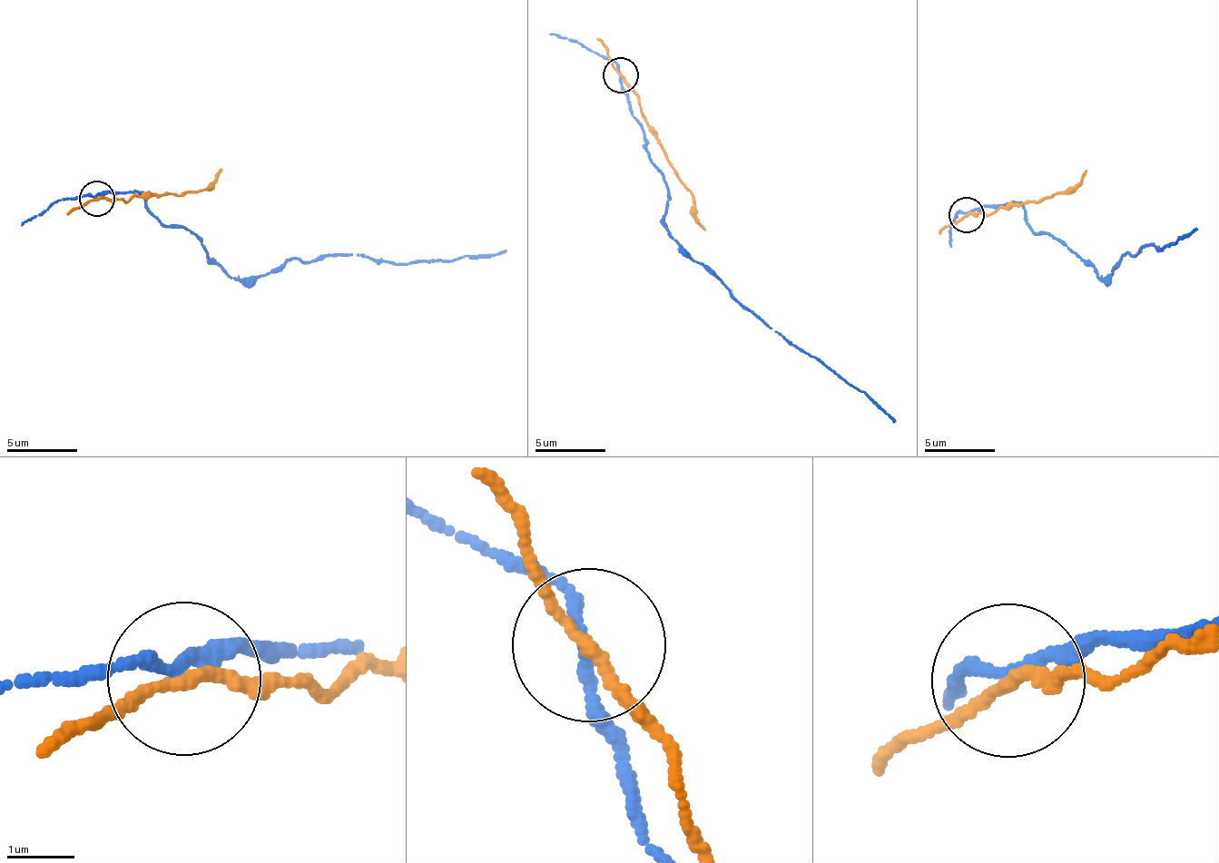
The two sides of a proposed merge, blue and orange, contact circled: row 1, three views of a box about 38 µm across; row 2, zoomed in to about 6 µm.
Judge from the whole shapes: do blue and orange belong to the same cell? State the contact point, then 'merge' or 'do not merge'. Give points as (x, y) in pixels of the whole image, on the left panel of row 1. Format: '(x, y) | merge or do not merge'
(97, 199) | merge

